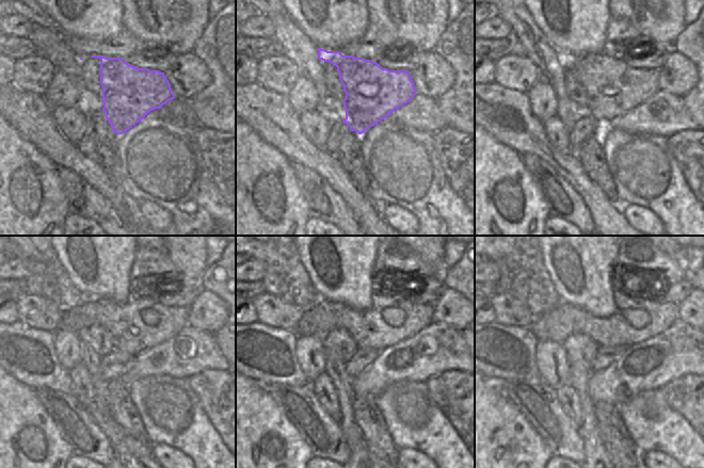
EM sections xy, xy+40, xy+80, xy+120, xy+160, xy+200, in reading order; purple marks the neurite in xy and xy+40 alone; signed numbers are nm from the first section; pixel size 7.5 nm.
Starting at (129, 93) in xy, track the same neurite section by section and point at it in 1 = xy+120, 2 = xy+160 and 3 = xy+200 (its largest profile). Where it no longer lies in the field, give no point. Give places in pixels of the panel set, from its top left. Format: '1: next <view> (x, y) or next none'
1: next xy+120 (129, 334)
2: next xy+160 (368, 329)
3: next xy+200 (559, 323)

